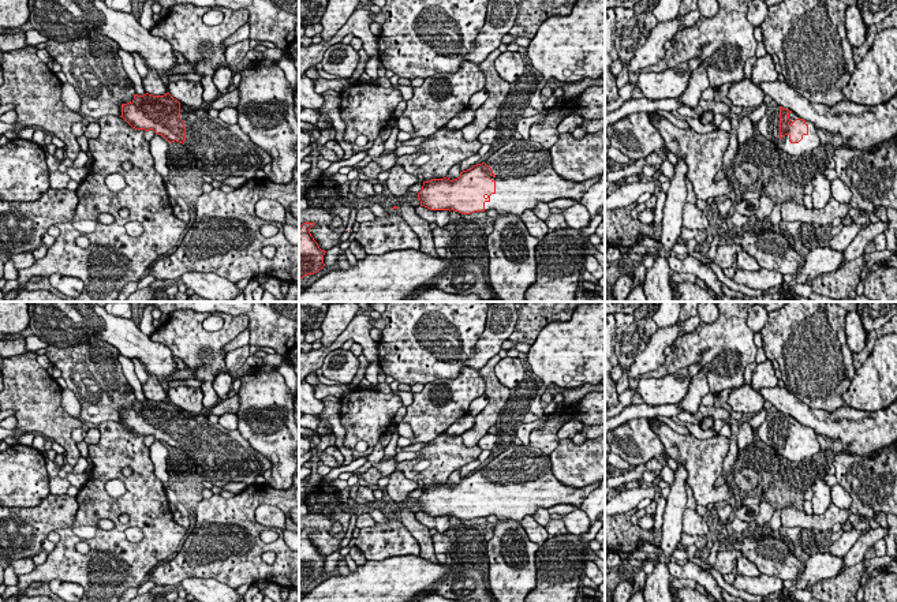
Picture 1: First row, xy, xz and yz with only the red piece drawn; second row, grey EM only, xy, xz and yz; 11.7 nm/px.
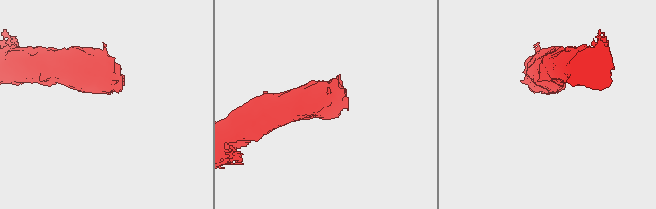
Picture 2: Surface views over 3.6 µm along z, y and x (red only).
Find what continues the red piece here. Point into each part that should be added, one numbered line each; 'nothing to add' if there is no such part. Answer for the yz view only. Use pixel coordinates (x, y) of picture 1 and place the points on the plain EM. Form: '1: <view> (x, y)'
1: yz (769, 432)

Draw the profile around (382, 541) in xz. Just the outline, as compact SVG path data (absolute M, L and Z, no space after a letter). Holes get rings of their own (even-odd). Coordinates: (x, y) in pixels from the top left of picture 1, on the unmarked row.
M388 513L386 523L375 523L373 527L363 527L355 539L355 546L363 553L366 561L382 561L399 556L421 556L421 546L401 521L395 520L397 515Z

